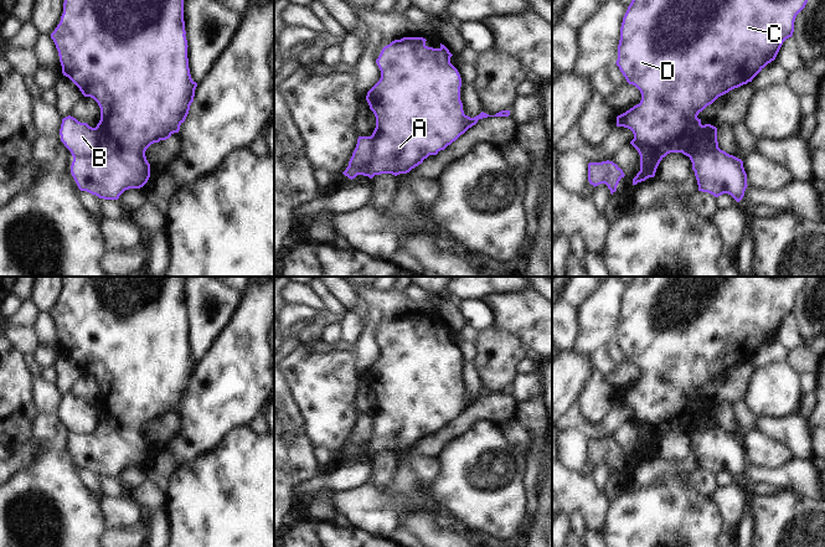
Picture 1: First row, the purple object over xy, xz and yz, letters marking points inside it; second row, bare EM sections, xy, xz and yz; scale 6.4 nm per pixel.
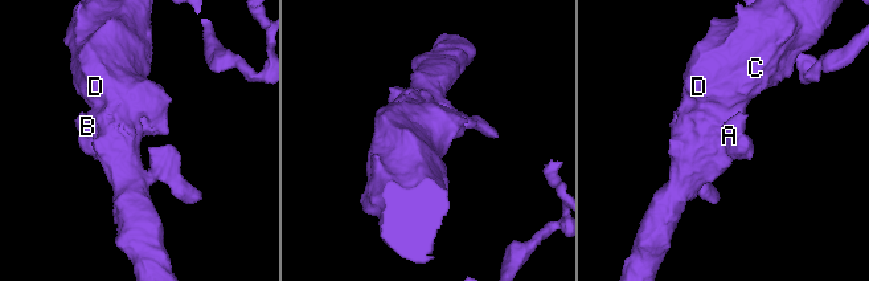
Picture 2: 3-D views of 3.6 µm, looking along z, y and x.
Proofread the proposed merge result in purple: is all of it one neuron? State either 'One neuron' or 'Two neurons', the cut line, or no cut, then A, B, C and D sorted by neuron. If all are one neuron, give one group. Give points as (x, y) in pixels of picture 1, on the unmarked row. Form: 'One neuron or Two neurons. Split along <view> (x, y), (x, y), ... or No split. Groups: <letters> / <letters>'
Two neurons. Split along yz (716, 407), (712, 407), (696, 421), (694, 426), (695, 433). Groups: A C D / B

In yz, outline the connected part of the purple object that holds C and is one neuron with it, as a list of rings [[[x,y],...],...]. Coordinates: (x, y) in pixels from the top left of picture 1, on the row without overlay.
[[[633,277],[628,288],[623,295],[620,305],[620,318],[618,322],[618,337],[617,344],[625,355],[629,362],[635,363],[641,371],[641,378],[625,391],[617,394],[617,404],[624,404],[633,409],[634,417],[630,422],[638,428],[640,433],[640,449],[633,456],[633,463],[645,459],[649,455],[654,455],[660,439],[670,430],[682,430],[689,434],[692,440],[692,448],[698,463],[698,469],[708,470],[715,475],[723,471],[731,473],[737,480],[739,480],[747,466],[747,451],[743,445],[743,439],[733,433],[727,432],[723,428],[717,428],[706,433],[695,433],[693,425],[696,420],[706,414],[711,408],[717,408],[711,402],[701,402],[701,397],[697,396],[707,383],[712,382],[718,375],[728,371],[729,368],[738,366],[752,357],[772,339],[775,337],[783,320],[793,314],[794,299],[796,293],[805,285],[809,277]]]

